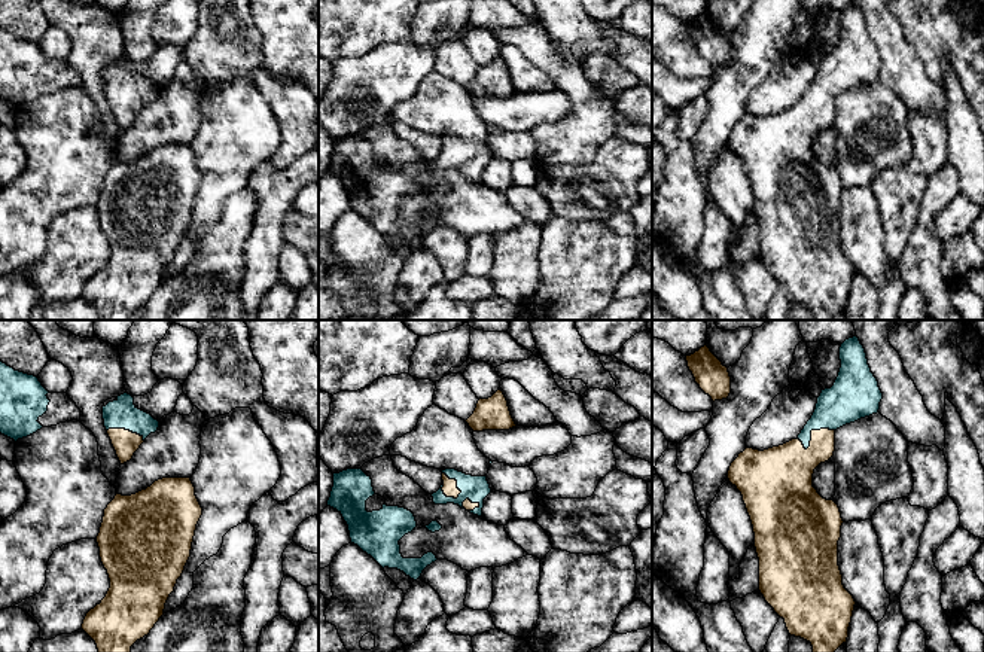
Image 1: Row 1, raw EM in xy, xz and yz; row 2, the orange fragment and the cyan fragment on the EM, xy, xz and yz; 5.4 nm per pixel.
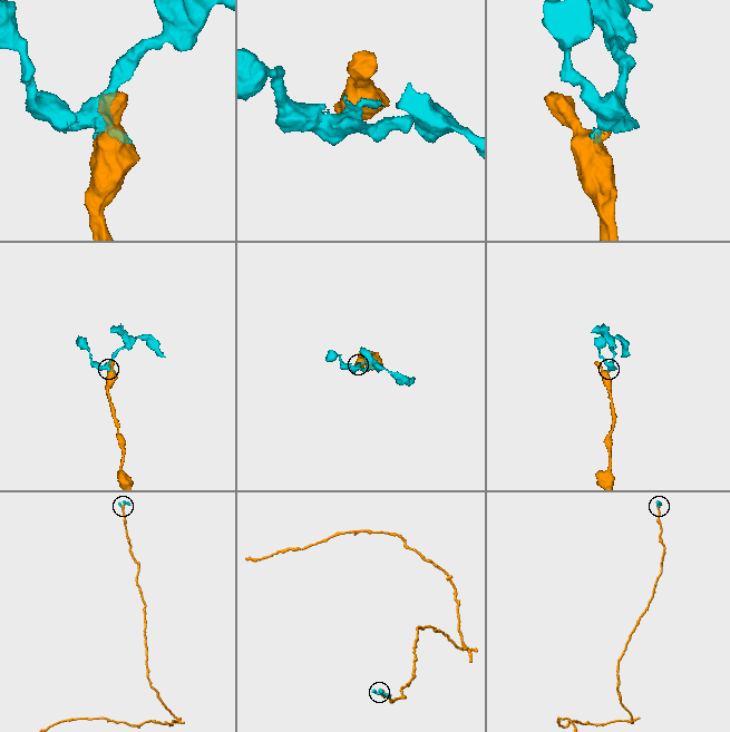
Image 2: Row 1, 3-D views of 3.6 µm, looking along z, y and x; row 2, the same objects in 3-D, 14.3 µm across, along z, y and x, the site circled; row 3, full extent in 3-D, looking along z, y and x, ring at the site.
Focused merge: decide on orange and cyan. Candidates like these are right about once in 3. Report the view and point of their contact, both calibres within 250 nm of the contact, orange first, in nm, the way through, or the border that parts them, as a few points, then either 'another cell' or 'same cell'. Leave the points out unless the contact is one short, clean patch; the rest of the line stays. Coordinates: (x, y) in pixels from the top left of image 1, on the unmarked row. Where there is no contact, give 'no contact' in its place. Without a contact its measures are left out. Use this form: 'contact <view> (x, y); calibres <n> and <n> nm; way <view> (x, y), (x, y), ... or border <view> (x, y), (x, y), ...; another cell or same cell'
contact xz (456, 151); calibres 80 and 140 nm; same cell

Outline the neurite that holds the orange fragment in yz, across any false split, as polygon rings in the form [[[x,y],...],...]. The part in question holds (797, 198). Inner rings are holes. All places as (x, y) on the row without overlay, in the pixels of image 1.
[[[857,3],[846,6],[840,13],[841,34],[831,55],[822,57],[816,76],[796,106],[764,118],[746,115],[731,130],[728,146],[743,162],[750,183],[755,214],[759,225],[759,258],[774,278],[785,286],[790,302],[811,310],[813,320],[835,320],[847,308],[854,277],[854,265],[843,252],[838,232],[838,207],[843,185],[834,167],[823,165],[813,153],[814,135],[828,128],[835,118],[835,97],[860,85],[877,80],[883,60],[871,39],[866,19]]]

